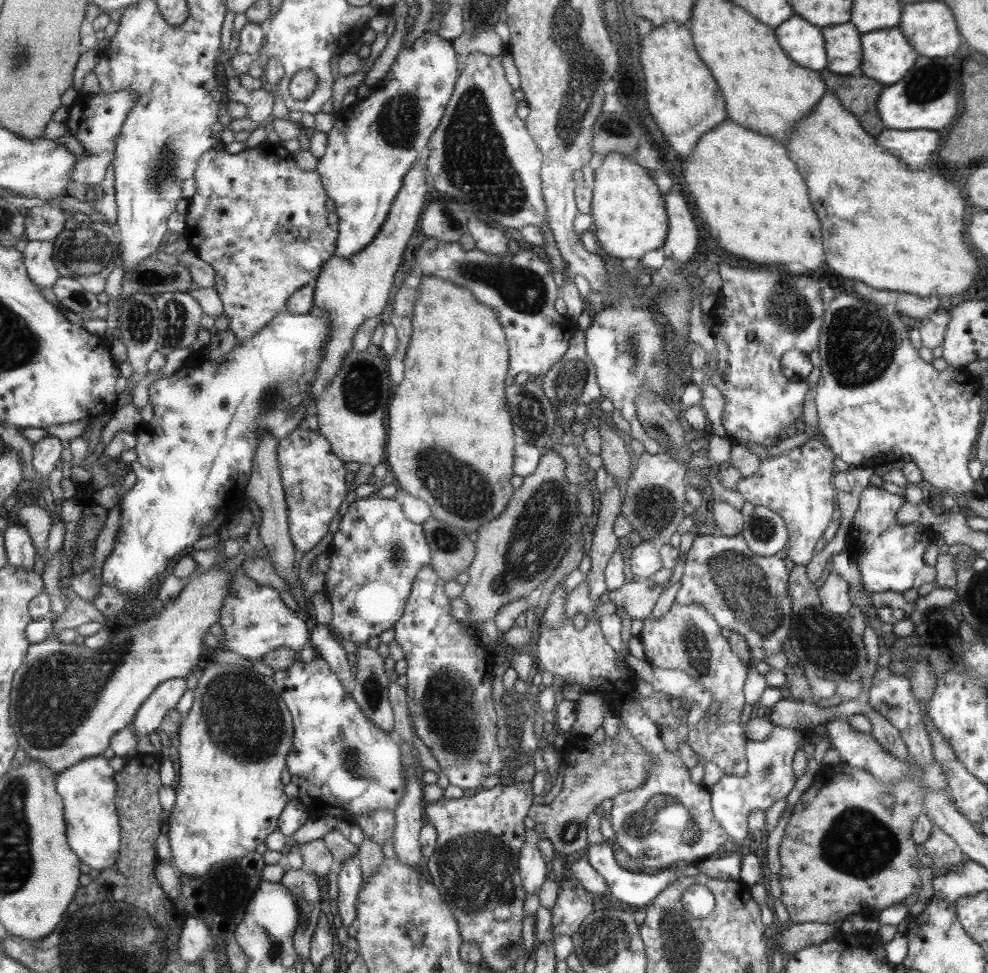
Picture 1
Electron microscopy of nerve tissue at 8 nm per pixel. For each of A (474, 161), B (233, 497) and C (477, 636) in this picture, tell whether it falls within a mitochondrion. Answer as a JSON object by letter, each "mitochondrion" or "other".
{"A":"mitochondrion","B":"other","C":"other"}

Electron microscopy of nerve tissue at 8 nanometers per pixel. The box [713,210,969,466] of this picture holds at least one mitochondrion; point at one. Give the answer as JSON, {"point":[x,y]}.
{"point":[860,341]}

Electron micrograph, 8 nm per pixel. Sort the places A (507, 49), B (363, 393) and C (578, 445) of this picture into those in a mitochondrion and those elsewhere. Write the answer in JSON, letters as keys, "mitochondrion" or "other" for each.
{"A":"other","B":"mitochondrion","C":"other"}

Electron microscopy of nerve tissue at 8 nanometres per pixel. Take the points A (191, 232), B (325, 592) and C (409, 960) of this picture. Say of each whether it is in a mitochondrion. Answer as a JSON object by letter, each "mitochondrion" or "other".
{"A":"other","B":"other","C":"other"}

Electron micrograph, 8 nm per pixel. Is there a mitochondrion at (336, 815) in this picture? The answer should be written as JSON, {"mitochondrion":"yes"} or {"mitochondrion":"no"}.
{"mitochondrion":"no"}

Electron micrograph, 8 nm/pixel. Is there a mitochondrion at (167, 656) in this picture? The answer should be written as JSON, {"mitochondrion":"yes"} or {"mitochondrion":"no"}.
{"mitochondrion":"no"}

